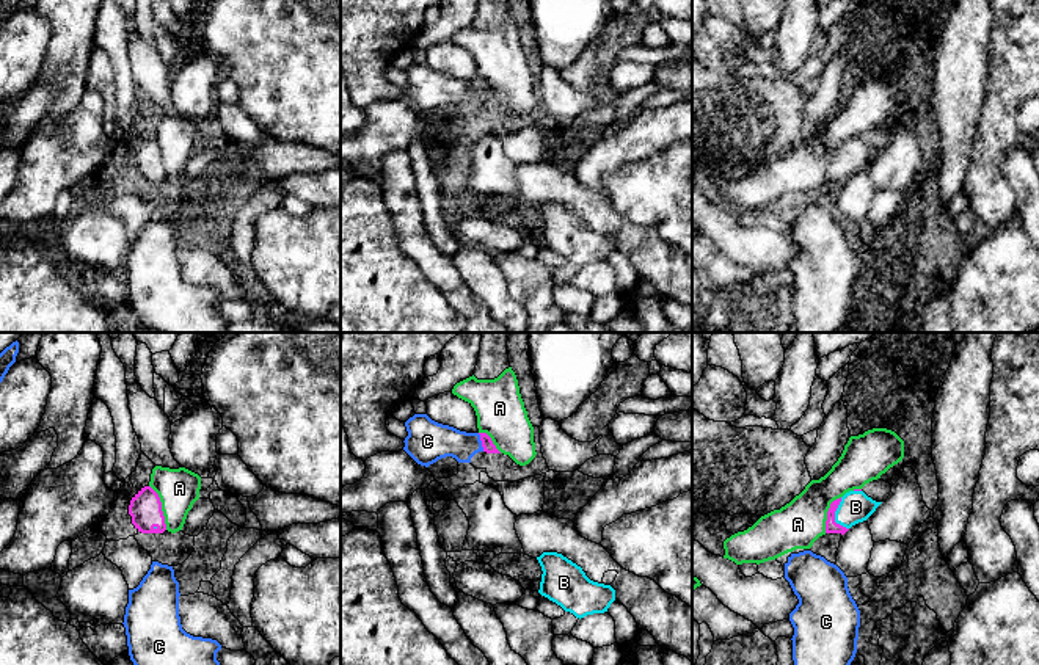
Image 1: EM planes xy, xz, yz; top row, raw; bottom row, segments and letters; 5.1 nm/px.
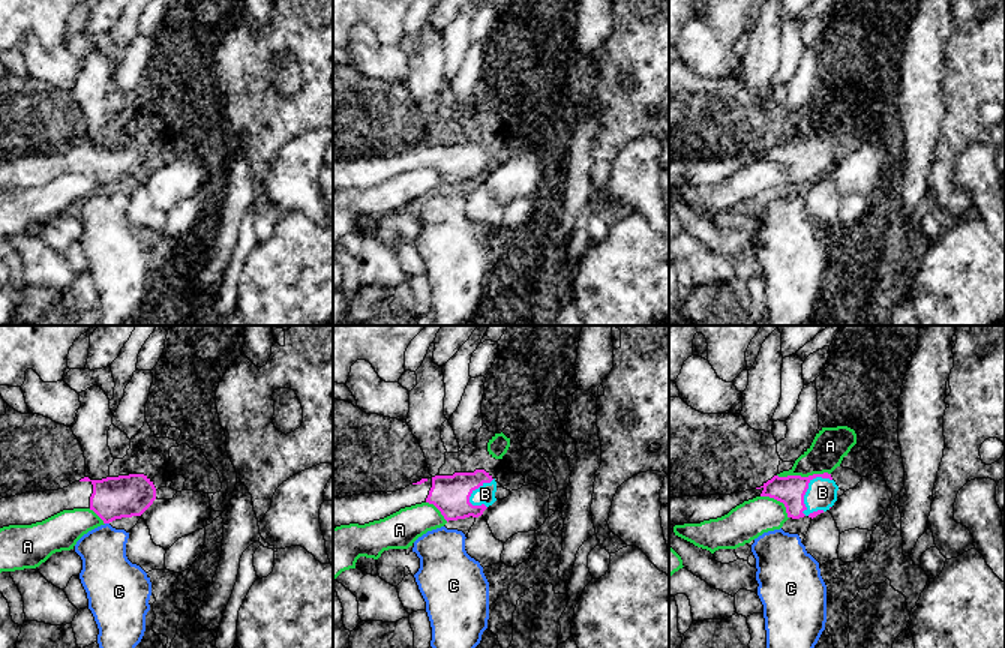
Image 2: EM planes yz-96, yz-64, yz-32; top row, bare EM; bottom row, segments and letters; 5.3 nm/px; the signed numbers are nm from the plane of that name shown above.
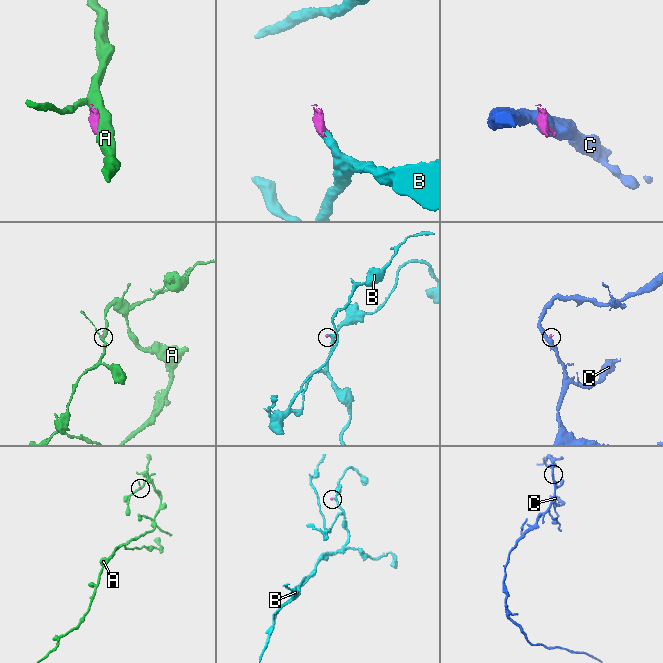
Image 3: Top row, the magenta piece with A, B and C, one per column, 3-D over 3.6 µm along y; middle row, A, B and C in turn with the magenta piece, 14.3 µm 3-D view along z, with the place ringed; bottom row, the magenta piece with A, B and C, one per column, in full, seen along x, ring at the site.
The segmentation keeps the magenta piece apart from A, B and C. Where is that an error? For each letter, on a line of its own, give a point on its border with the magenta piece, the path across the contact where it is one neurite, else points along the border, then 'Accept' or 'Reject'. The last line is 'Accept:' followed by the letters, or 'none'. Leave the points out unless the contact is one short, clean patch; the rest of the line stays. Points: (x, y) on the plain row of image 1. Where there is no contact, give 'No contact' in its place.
A: Touches magenta at xy (160, 156). Reject
B: Touches magenta at yz (834, 165). Path across: yz (831, 174), (834, 165), (856, 156). Accept
C: Touches magenta at xz (482, 91). Boundary: xz (477, 82), (484, 99). Reject
Accept: B

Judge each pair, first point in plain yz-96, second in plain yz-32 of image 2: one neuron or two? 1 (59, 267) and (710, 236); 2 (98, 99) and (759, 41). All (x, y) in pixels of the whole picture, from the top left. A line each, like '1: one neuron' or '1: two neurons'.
1: two neurons
2: one neuron

